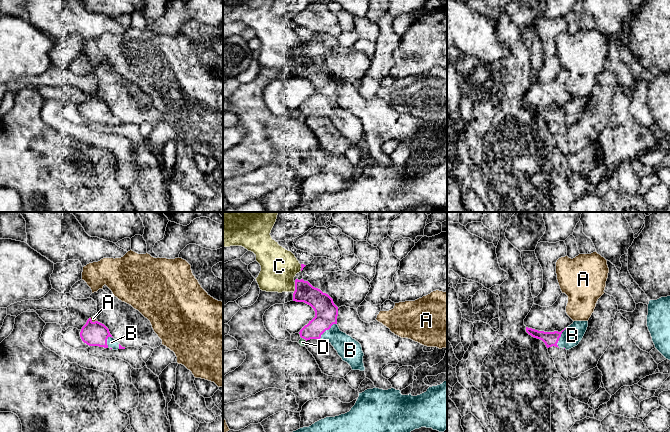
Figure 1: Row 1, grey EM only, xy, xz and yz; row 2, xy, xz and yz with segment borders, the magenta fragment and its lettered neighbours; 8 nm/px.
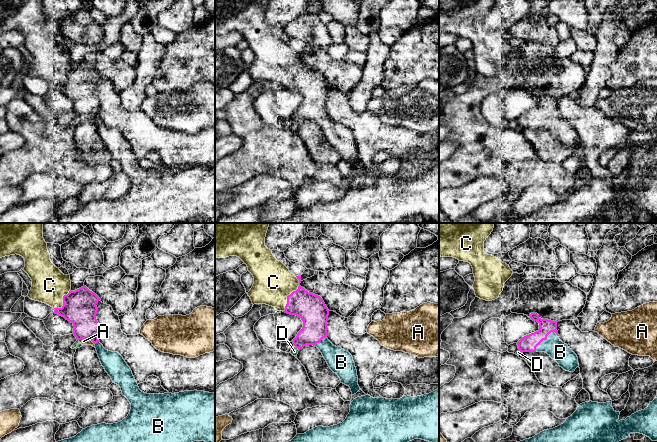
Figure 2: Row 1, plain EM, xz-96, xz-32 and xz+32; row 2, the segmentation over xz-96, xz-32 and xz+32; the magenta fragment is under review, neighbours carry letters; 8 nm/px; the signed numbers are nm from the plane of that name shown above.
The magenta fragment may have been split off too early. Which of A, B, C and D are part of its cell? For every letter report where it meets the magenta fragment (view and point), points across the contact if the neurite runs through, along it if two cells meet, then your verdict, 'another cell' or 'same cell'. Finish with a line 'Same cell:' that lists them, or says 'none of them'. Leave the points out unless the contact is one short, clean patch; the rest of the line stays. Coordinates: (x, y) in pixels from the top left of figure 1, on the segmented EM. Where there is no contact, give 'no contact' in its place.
A: xy (95, 321) | along xy (90, 318), (93, 321), (97, 321) | another cell
B: xz (327, 329) | across xz (326, 312), (327, 329), (350, 350) | same cell
C: xz (295, 287) | same cell
D: xz (304, 338) | another cell
Same cell: B, C

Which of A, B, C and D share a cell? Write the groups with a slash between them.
A D / B C

